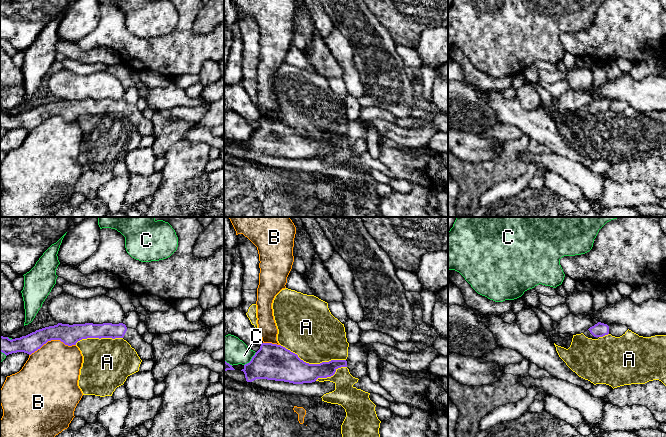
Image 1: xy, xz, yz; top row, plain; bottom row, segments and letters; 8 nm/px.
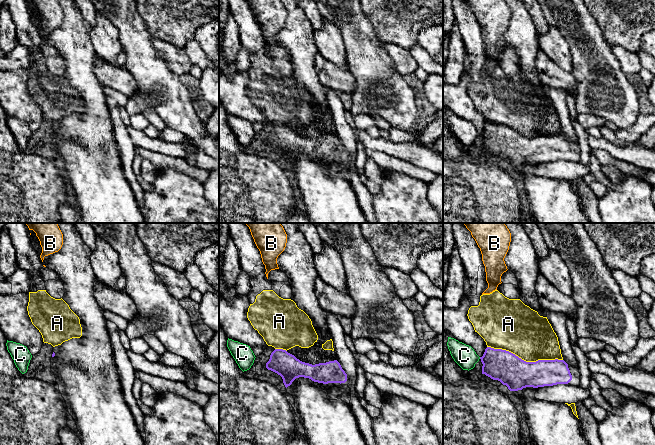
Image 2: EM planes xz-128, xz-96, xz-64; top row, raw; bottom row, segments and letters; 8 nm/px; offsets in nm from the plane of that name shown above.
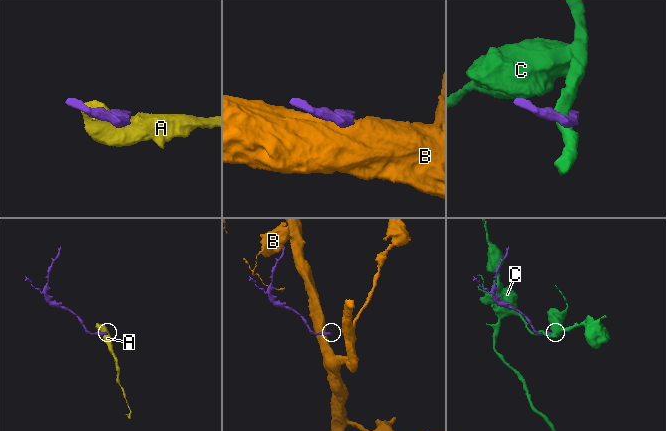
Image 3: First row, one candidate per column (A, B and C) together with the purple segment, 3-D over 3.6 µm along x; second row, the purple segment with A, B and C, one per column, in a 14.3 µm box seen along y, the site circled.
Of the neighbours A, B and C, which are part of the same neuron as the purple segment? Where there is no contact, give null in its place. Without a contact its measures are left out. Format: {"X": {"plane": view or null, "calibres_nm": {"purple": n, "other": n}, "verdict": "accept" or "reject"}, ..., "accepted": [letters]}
{"A": {"plane": "xz", "calibres_nm": {"purple": 260, "other": 420}, "verdict": "reject"}, "B": {"plane": "xy", "calibres_nm": {"purple": 160, "other": 420}, "verdict": "reject"}, "C": {"plane": "xz", "calibres_nm": {"purple": 280, "other": 220}, "verdict": "reject"}, "accepted": []}

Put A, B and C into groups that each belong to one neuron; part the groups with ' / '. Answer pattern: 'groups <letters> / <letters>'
groups A / B / C

